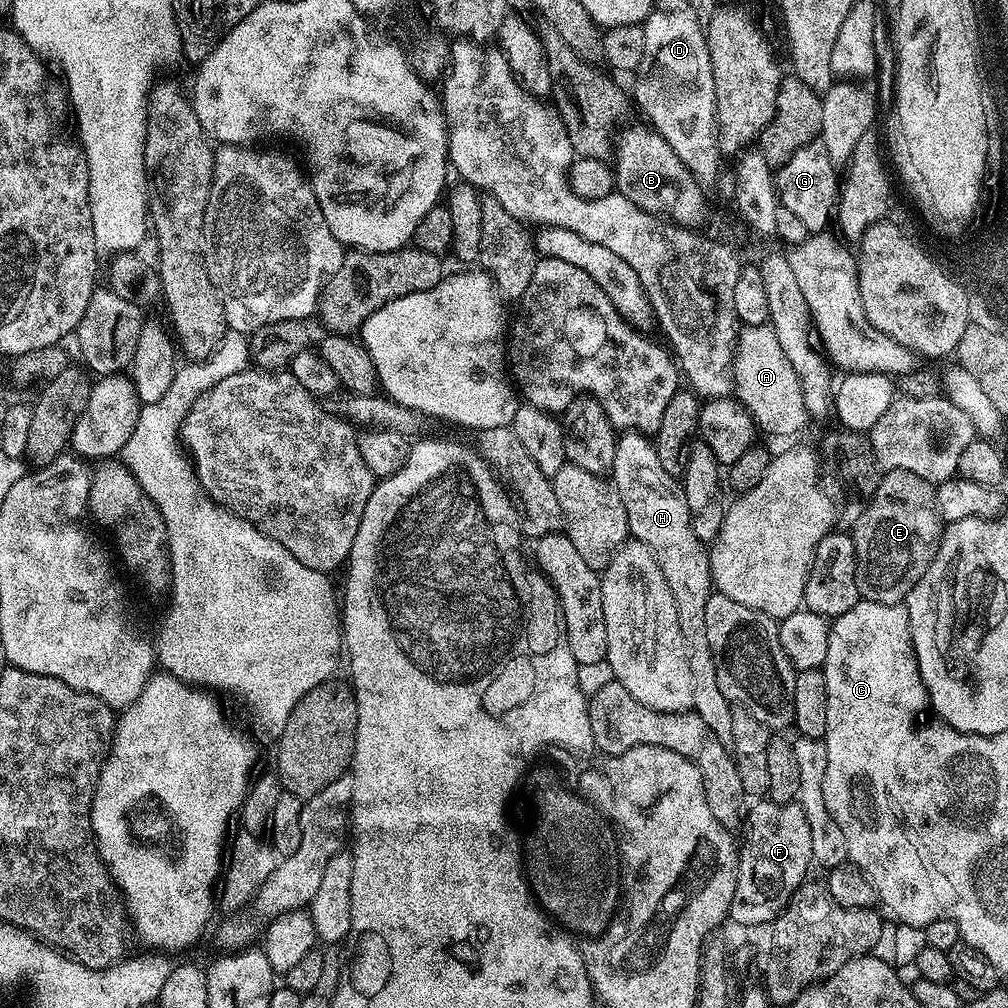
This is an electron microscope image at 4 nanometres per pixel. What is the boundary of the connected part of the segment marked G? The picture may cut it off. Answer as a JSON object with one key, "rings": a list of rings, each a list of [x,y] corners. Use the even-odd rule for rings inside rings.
{"rings":[[[817,138],[794,150],[786,163],[775,169],[778,204],[795,214],[809,234],[823,233],[827,229],[824,227],[827,226],[828,219],[831,221],[837,211],[842,180],[840,176],[836,177],[836,168],[837,161],[832,160],[823,141]]]}

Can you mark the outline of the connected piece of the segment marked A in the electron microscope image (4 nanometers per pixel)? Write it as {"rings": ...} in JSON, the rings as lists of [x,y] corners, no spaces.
{"rings":[[[768,324],[744,328],[739,333],[731,377],[735,397],[751,414],[761,433],[790,436],[798,433],[810,419],[800,379],[794,374],[794,366],[790,366],[782,346],[778,346],[774,330]]]}

